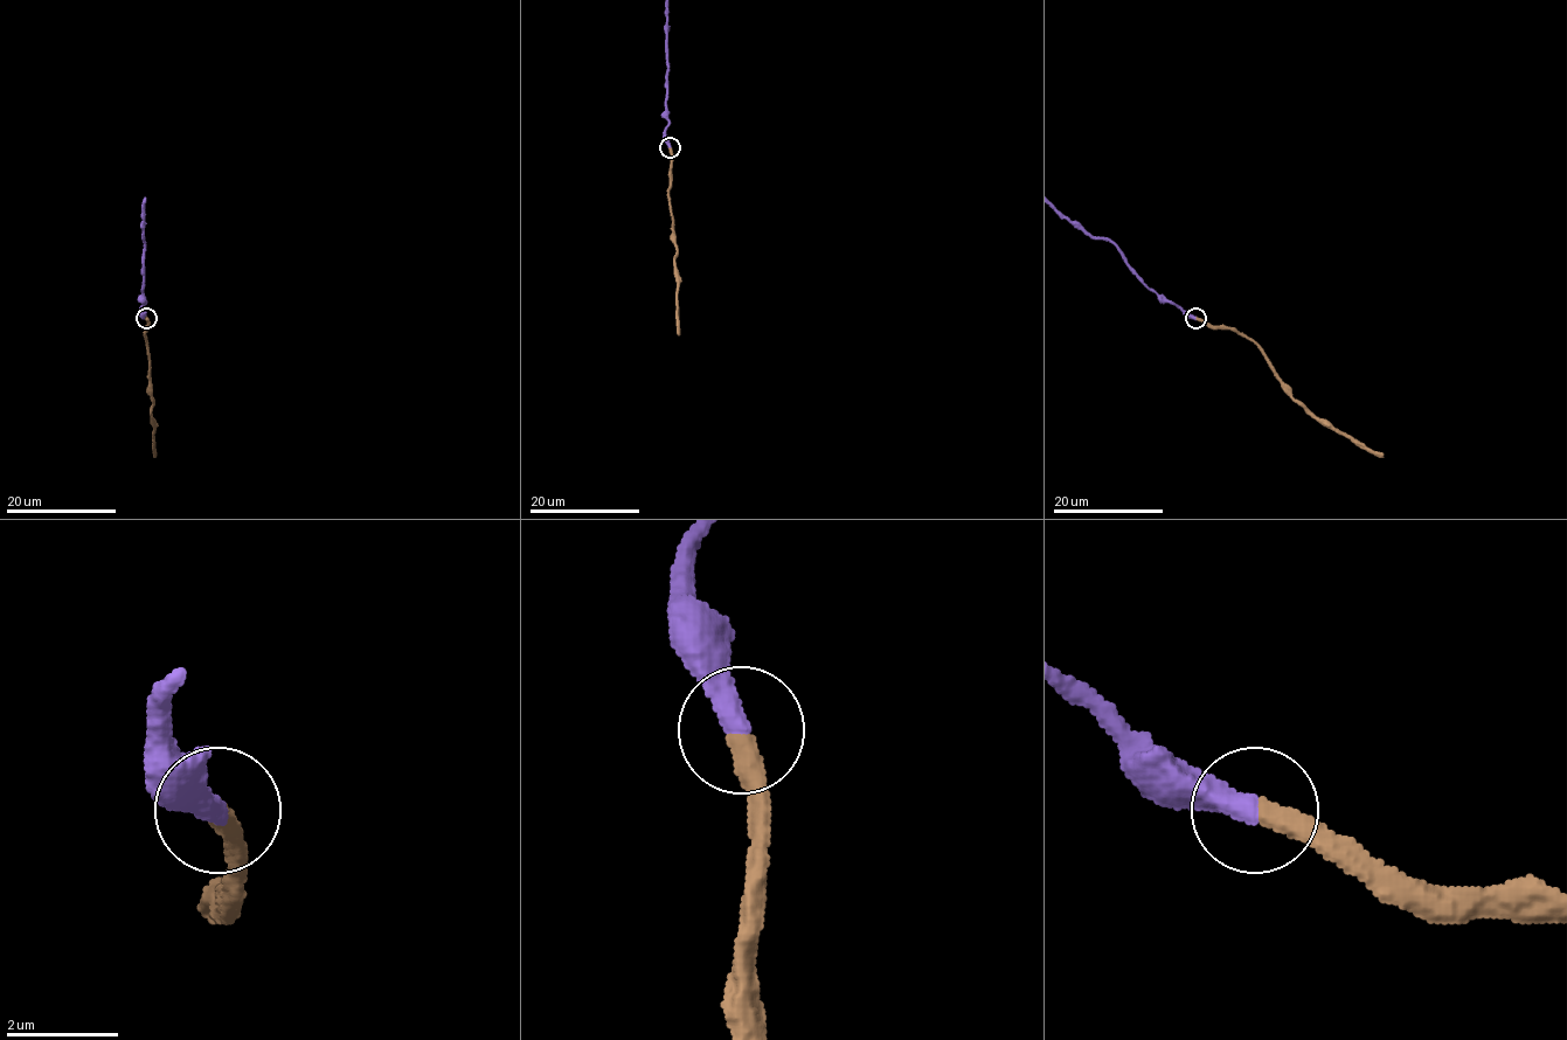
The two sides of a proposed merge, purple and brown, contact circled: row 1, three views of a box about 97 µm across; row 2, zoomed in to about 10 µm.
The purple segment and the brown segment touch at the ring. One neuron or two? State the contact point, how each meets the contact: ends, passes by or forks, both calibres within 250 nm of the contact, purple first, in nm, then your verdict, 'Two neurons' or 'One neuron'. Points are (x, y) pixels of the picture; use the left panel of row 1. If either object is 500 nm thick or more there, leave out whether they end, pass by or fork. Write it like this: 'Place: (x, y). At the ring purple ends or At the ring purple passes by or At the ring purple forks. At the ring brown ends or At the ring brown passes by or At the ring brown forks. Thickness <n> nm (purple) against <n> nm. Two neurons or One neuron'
Place: (146, 318). At the ring purple ends. At the ring brown ends. Thickness 440 nm (purple) against 440 nm. One neuron

